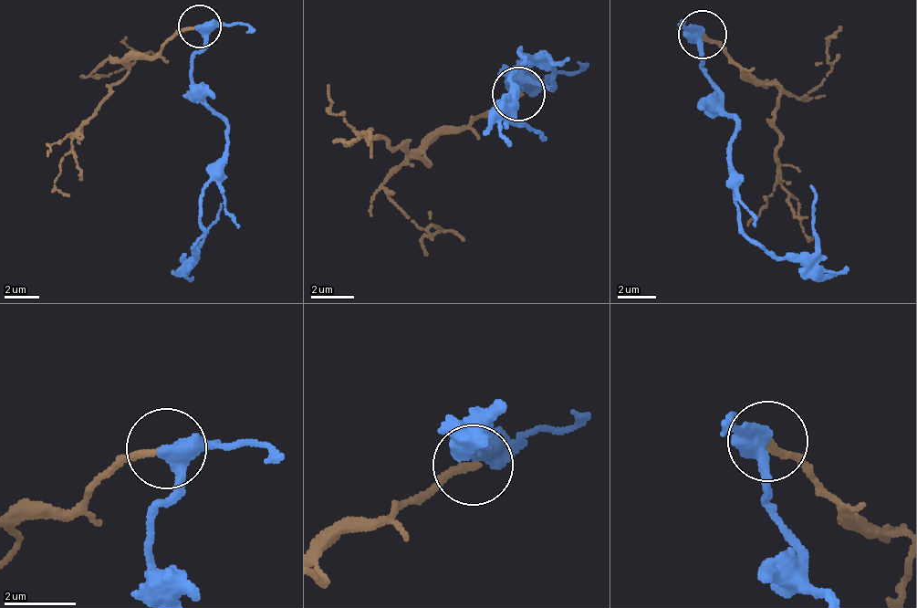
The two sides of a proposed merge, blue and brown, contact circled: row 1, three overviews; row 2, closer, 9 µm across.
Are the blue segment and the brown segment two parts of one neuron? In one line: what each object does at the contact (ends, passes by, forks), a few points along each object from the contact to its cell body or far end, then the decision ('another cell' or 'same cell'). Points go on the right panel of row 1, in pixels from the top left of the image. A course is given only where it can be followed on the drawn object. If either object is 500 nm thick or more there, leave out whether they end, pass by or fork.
blue passes by | brown ends | blue via (701, 34), (701, 58), (734, 124), (730, 175), (739, 206), (739, 229), (777, 255), (811, 255), (811, 186) | brown via (701, 34), (744, 74), (773, 86), (777, 165), (807, 235), (811, 238) | another cell

